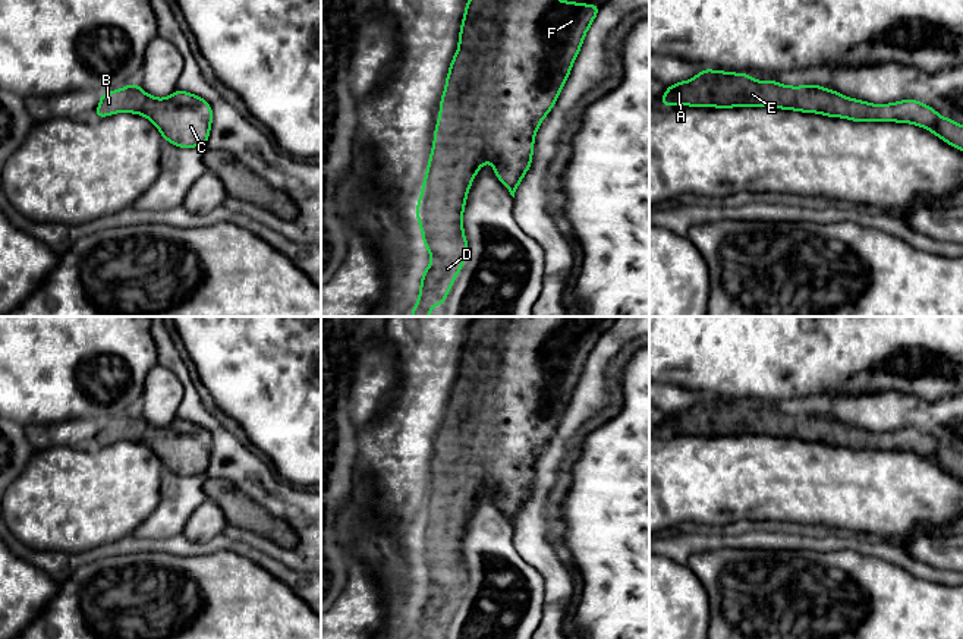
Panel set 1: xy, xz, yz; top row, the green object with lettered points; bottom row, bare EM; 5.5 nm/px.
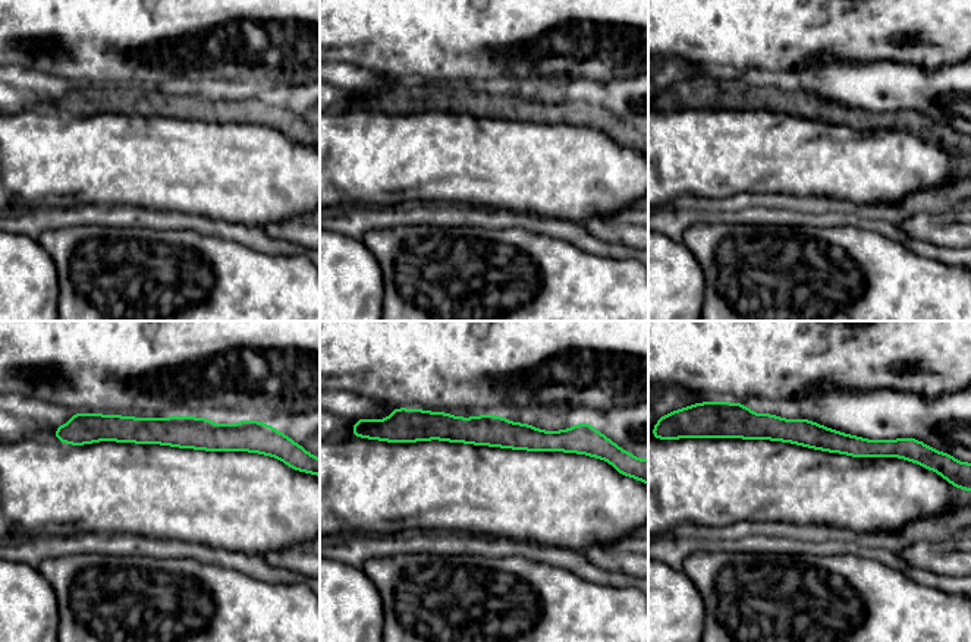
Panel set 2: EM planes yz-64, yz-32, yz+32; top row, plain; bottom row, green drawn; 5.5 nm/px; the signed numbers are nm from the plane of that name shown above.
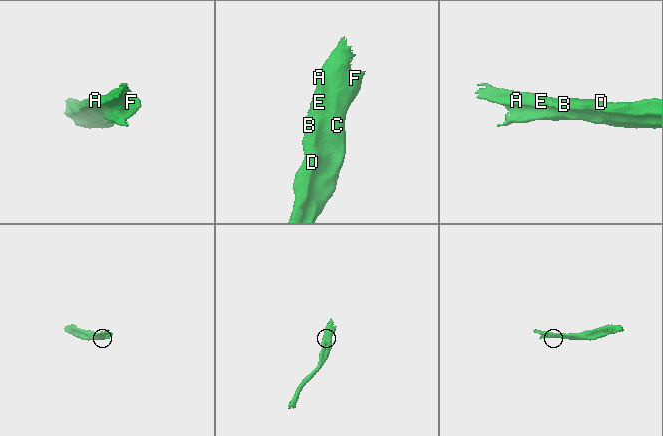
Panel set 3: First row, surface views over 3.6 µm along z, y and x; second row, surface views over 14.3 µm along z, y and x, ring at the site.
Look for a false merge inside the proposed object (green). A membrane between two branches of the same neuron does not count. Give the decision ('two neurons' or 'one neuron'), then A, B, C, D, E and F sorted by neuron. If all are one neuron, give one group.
one neuron; groups A B C D E F

